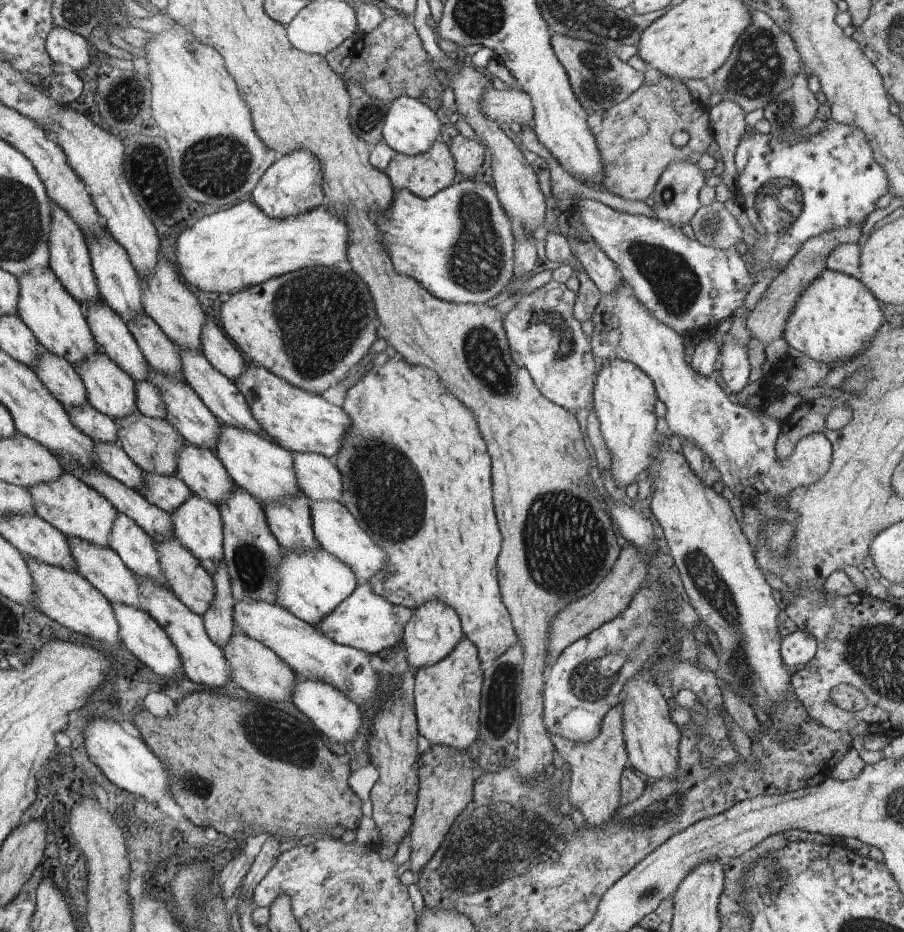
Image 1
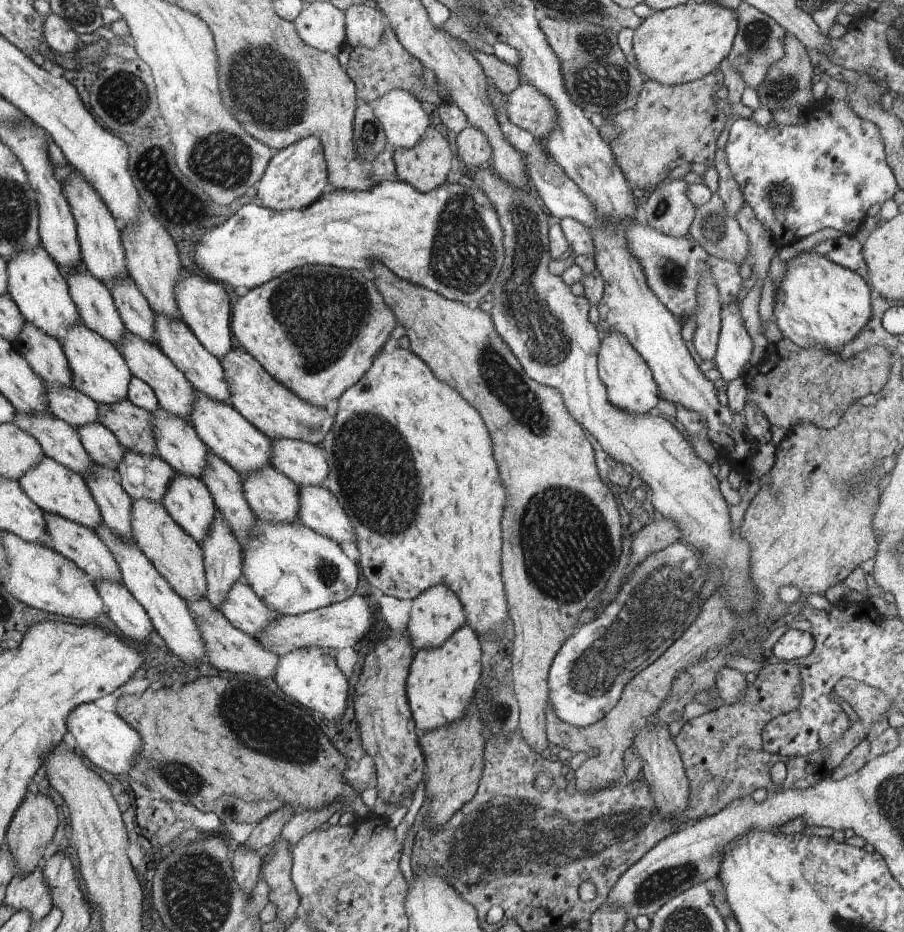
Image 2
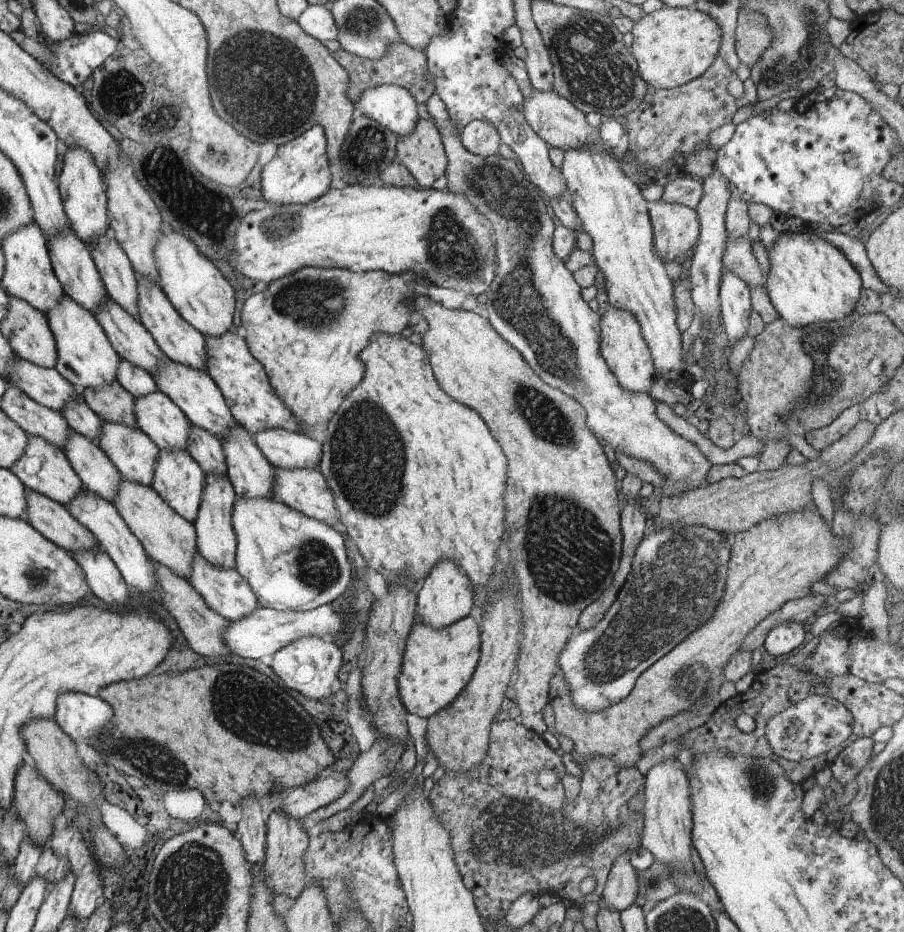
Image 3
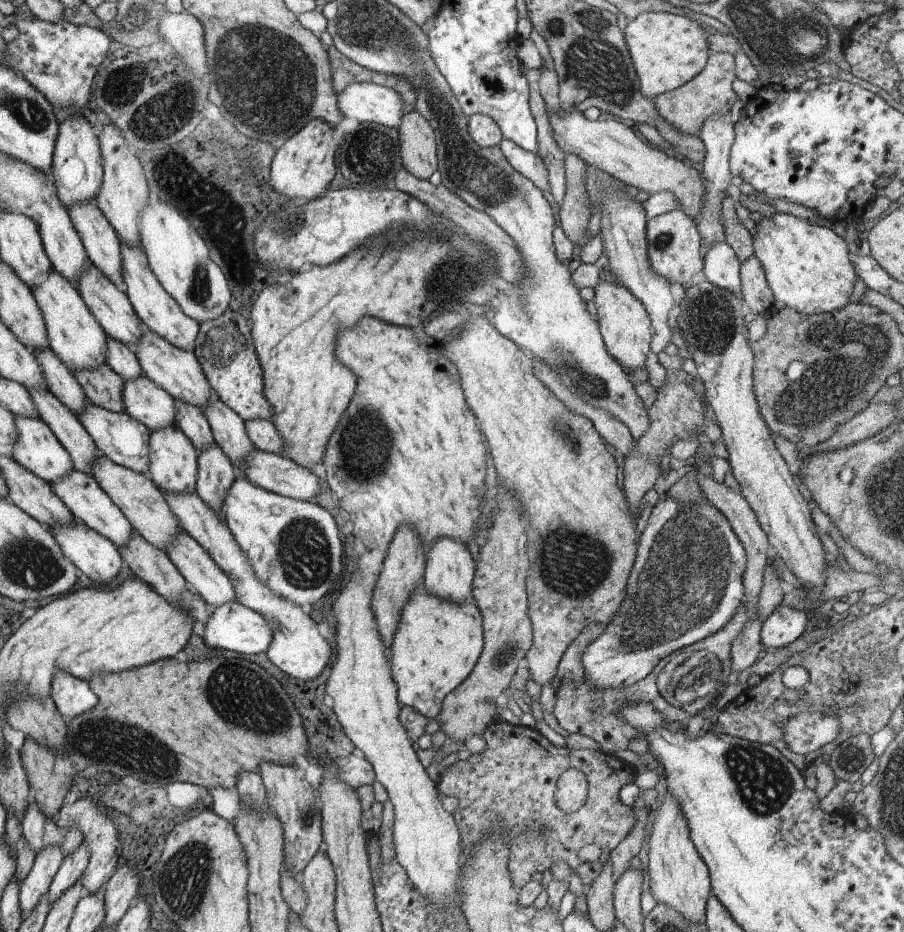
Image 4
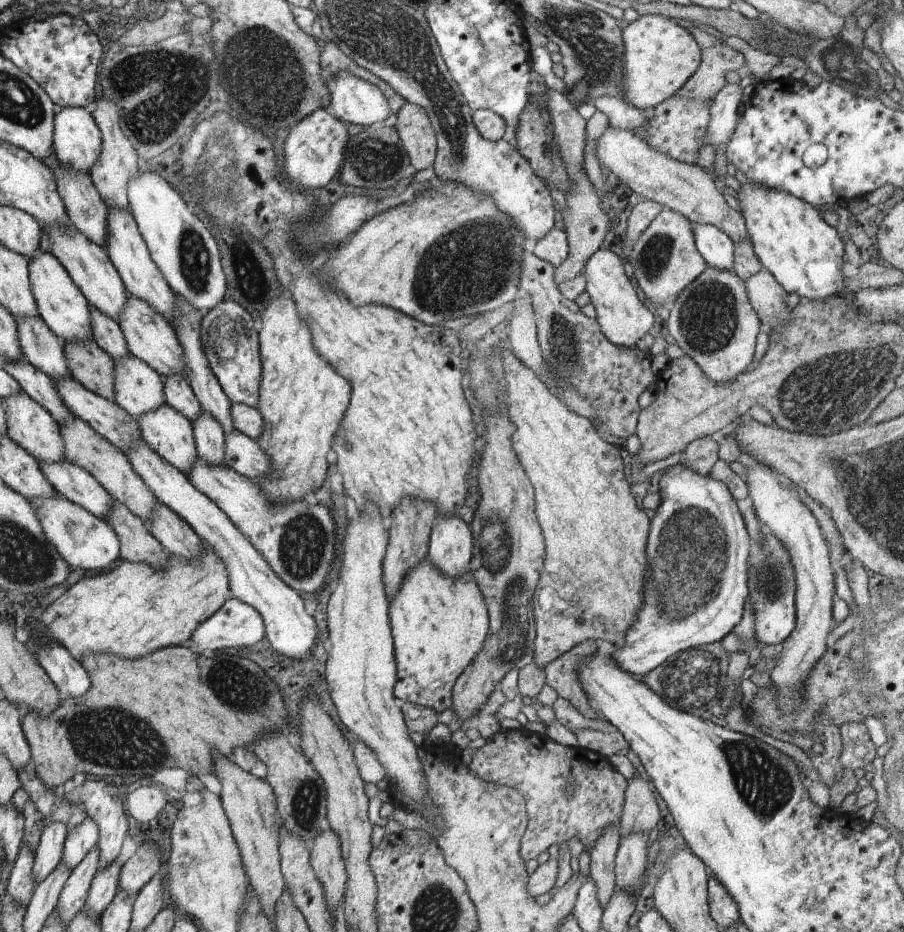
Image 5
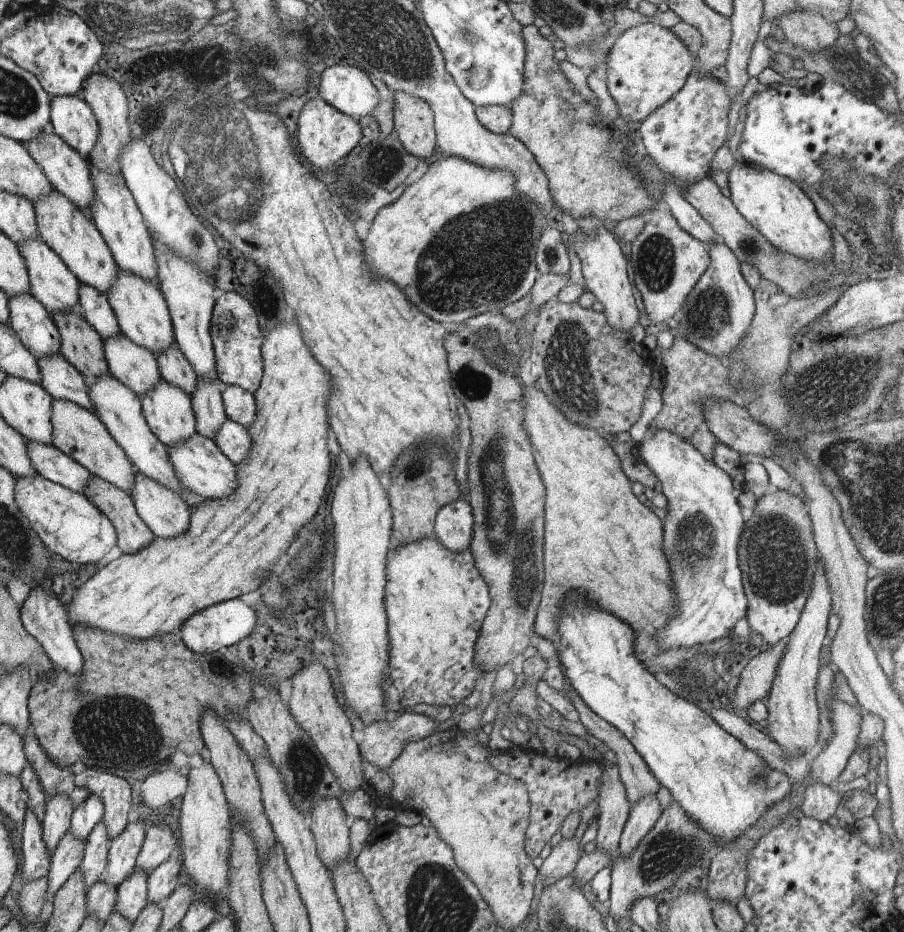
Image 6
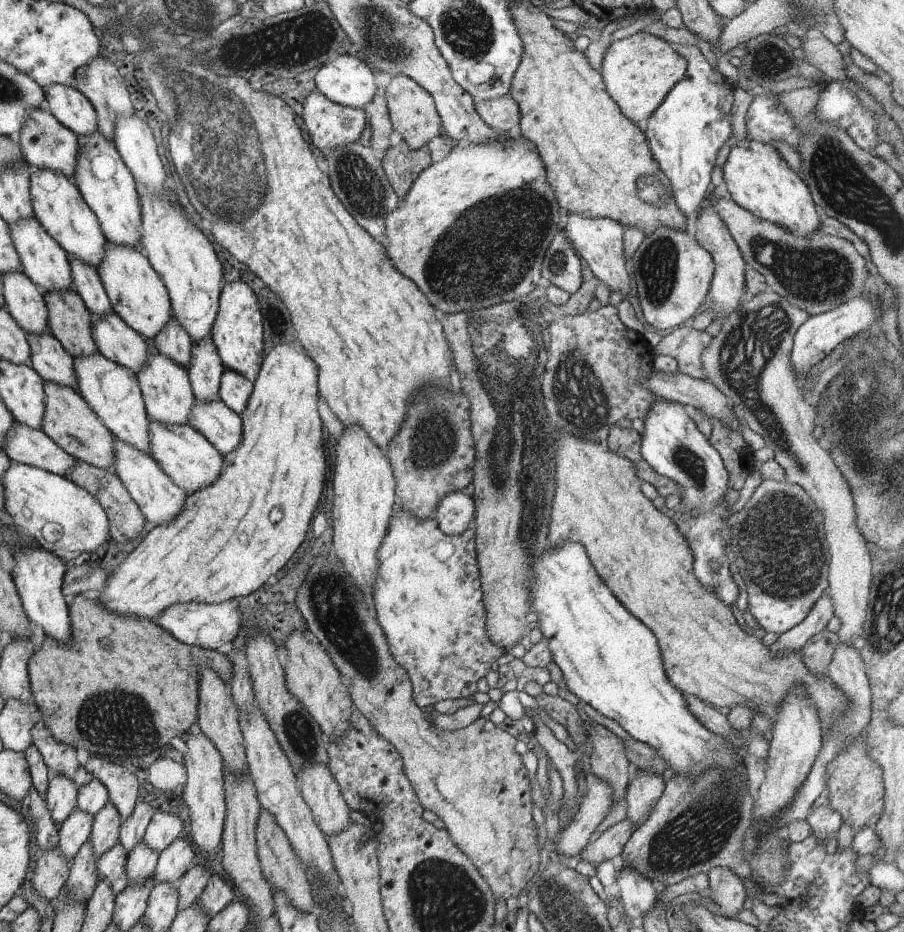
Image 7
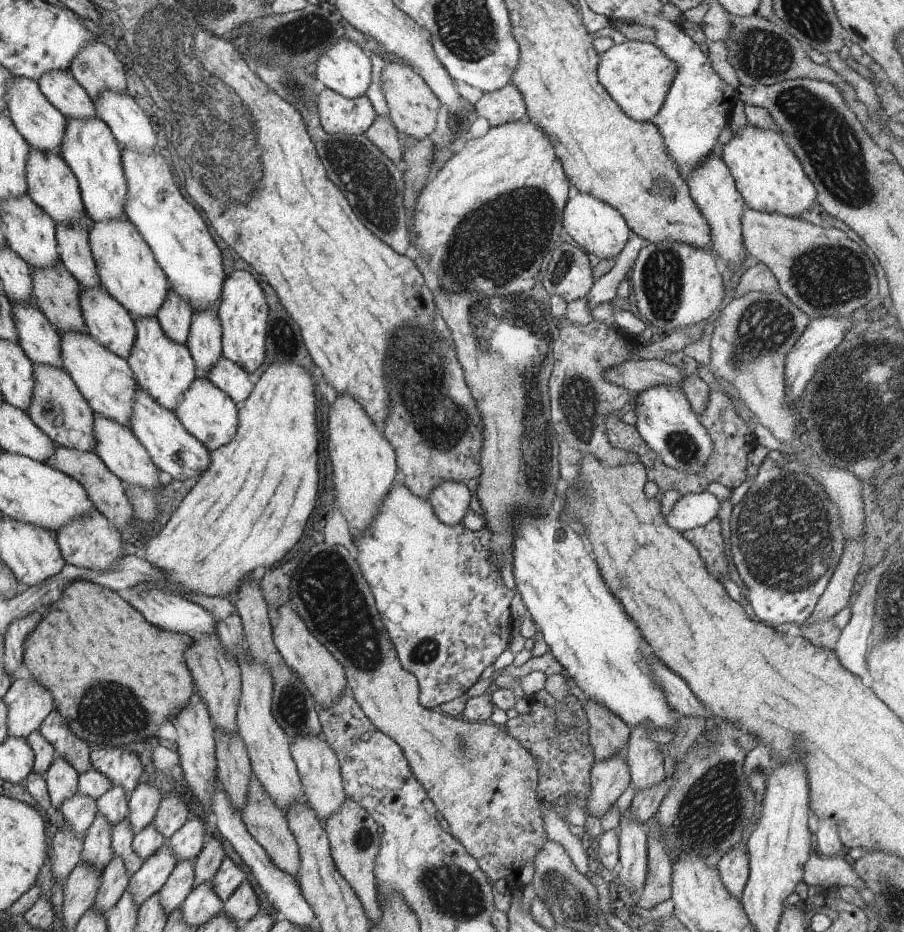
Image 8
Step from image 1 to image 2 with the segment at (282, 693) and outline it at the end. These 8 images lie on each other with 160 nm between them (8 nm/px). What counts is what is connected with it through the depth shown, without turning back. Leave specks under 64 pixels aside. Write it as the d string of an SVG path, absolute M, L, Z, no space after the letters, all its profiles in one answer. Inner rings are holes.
M207 596L199 599L184 599L191 609L195 622L198 624L200 634L203 636L206 650L205 660L214 664L218 670L232 670L236 674L254 674L256 678L270 678L275 675L279 664L279 656L266 650L254 637L241 631L239 627L231 625L222 611L213 607Z

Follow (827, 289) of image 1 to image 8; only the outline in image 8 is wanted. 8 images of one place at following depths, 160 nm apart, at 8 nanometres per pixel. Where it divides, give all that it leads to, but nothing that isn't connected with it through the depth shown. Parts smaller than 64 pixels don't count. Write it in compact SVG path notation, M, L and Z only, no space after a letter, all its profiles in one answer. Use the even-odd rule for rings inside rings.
M748 123L733 132L733 138L723 146L722 152L721 157L734 177L746 208L801 218L801 214L817 200L814 183L804 172L783 134Z

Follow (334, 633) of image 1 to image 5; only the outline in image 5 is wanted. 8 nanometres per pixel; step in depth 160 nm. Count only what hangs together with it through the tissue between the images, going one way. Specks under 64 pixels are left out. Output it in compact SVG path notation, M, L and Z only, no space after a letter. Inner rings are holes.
M230 598L224 606L218 609L210 618L201 622L192 633L192 642L196 648L210 650L210 652L227 652L232 649L246 649L254 646L256 642L264 640L267 636L266 623L263 615L253 606L242 602L240 599Z

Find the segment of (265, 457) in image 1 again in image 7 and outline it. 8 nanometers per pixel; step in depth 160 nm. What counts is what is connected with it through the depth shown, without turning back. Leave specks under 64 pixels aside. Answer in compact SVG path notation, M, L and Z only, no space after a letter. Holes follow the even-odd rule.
M107 241L103 260L99 264L97 271L103 282L113 311L119 314L120 318L128 323L128 326L137 330L144 338L154 340L155 336L166 326L167 322L171 320L171 297L163 278L155 267L151 265L146 254L136 247L124 246L120 243Z

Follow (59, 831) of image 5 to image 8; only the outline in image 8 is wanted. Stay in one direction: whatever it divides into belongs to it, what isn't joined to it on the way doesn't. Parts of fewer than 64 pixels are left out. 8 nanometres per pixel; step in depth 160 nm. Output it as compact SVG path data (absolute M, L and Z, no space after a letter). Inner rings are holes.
M56 757L44 775L52 806L60 808L62 802L78 792L77 770L62 757Z

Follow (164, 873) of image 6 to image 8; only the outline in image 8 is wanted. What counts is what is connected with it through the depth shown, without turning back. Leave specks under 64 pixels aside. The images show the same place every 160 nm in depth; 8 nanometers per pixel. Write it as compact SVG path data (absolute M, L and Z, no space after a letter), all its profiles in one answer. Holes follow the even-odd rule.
M193 816L169 838L177 862L196 860L201 853L206 841L204 822L202 819Z

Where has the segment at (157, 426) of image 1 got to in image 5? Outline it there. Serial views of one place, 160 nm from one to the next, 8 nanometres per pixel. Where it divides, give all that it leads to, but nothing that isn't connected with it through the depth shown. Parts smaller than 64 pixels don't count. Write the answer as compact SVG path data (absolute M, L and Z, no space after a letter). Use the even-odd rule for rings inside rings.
M68 341L63 349L70 376L98 396L115 400L115 360L96 341Z

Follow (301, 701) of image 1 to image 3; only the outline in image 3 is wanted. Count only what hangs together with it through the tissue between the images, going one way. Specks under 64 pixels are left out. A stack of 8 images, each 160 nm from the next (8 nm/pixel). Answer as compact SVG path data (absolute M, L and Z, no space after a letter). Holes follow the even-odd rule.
M302 637L294 639L288 646L277 650L272 655L272 670L276 676L292 690L302 692L314 700L328 698L332 694L332 684L338 678L338 670L342 666L342 652L332 640L326 641L320 637Z

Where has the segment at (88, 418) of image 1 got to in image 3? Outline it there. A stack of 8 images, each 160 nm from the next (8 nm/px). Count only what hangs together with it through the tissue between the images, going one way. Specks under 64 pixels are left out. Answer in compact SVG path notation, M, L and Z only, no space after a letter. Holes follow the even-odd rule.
M17 355L14 360L9 368L9 380L38 404L61 412L65 404L82 395L56 367L46 368Z

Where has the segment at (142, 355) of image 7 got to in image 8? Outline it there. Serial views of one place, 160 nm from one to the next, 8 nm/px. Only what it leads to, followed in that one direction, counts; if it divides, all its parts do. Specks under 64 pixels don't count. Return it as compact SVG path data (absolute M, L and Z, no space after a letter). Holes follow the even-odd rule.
M101 285L87 289L82 288L82 296L80 296L79 301L83 311L83 319L87 325L86 332L90 333L105 347L108 347L108 350L111 350L114 354L123 359L130 358L138 331L135 327L135 320L129 310L125 309L125 306Z

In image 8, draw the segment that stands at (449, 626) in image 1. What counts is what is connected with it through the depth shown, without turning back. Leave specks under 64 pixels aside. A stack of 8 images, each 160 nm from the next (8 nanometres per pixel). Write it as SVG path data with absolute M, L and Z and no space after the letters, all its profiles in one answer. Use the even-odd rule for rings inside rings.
M448 479L439 482L428 496L436 516L450 526L462 522L473 499L465 483Z

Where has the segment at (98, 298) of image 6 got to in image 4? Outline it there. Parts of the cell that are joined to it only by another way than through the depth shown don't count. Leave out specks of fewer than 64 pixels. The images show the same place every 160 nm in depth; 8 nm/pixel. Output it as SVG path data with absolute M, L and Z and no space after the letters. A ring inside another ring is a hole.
M107 337L106 363L116 371L125 382L142 376L143 370L137 356L127 344Z

